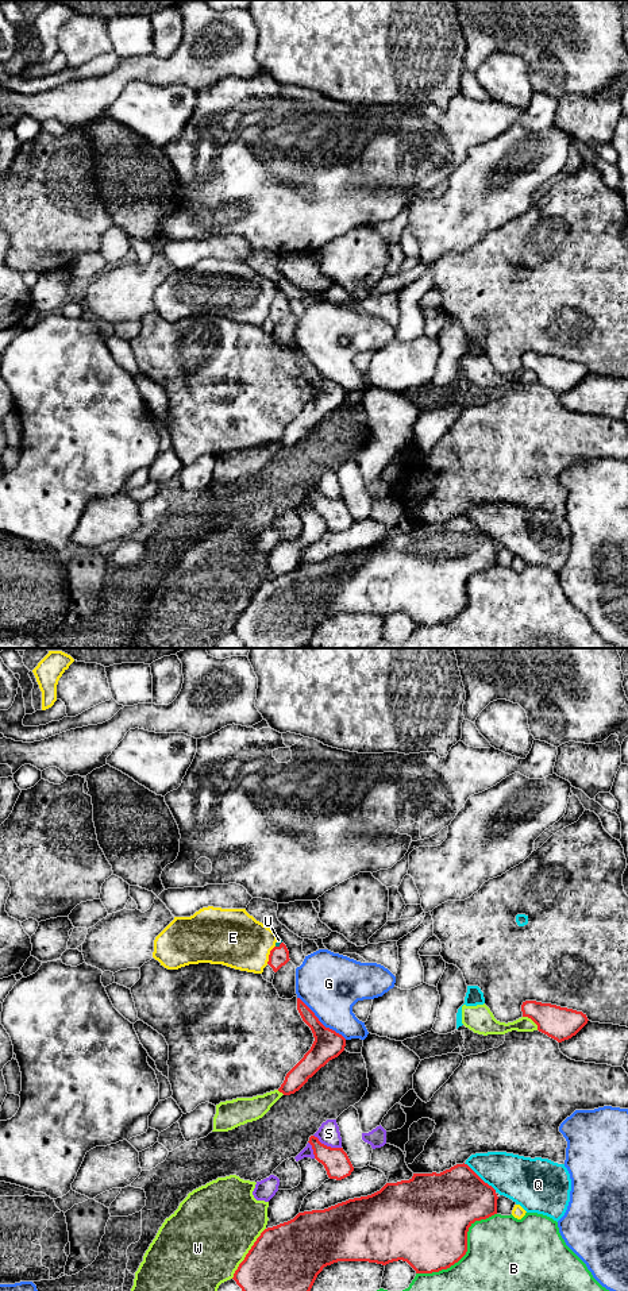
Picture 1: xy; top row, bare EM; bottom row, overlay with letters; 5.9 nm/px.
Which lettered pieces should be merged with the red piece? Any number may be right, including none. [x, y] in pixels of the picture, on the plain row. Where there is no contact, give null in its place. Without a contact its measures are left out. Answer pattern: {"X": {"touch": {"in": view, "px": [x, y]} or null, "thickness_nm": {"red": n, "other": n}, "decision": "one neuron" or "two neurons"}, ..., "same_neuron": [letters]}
{"B": {"touch": {"in": "xy", "px": [466, 602]}, "thickness_nm": {"red": 440, "other": 500}, "decision": "two neurons"}, "E": {"touch": {"in": "xy", "px": [269, 307]}, "thickness_nm": {"red": 120, "other": 340}, "decision": "two neurons"}, "G": {"touch": {"in": "xy", "px": [320, 374]}, "thickness_nm": {"red": 170, "other": 380}, "decision": "two neurons"}, "Q": {"touch": {"in": "xy", "px": [478, 528]}, "thickness_nm": {"red": 380, "other": 260}, "decision": "two neurons"}, "S": {"touch": {"in": "xy", "px": [326, 497]}, "thickness_nm": {"red": 160, "other": 130}, "decision": "two neurons"}, "U": {"touch": {"in": "xy", "px": [280, 296]}, "thickness_nm": {"red": 120, "other": 30}, "decision": "one neuron"}, "W": {"touch": {"in": "xy", "px": [247, 605]}, "thickness_nm": {"red": 440, "other": 500}, "decision": "two neurons"}, "same_neuron": ["U"]}

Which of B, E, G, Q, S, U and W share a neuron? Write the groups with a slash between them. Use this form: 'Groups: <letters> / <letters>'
Groups: B / E / G / Q / S / U / W

